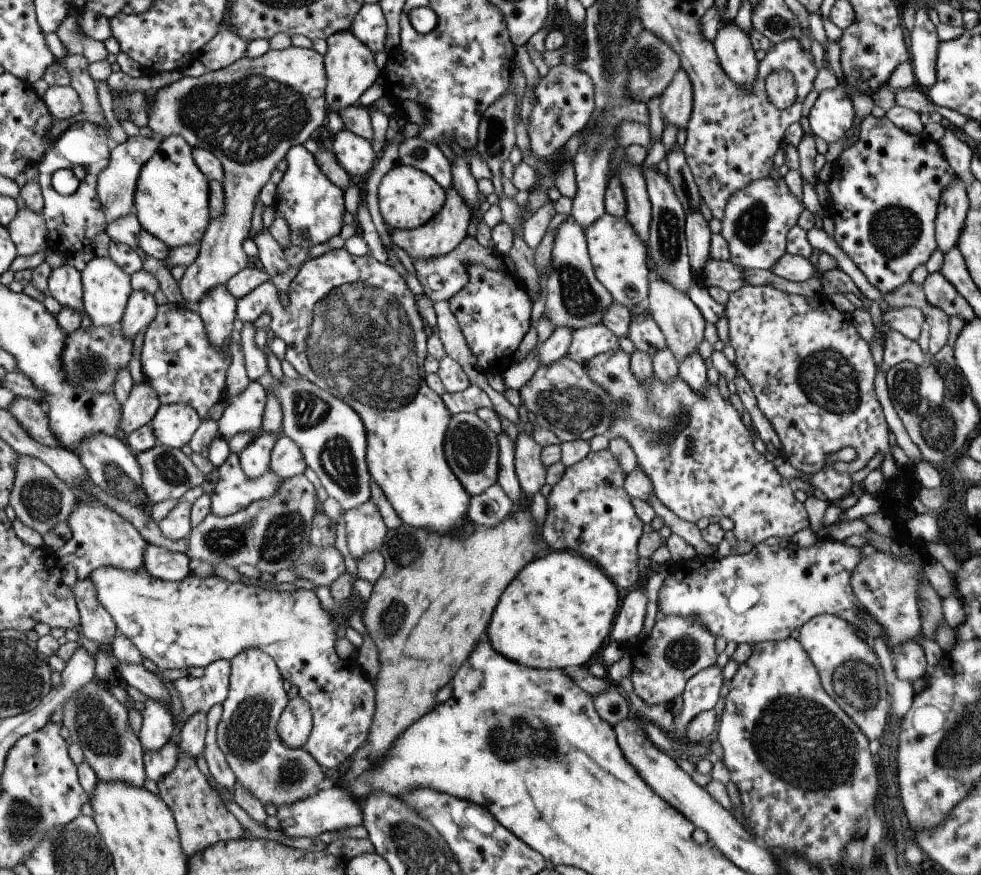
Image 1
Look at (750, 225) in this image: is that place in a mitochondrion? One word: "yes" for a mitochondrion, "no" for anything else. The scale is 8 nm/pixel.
yes

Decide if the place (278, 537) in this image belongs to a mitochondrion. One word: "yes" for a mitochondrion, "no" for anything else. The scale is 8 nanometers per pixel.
yes

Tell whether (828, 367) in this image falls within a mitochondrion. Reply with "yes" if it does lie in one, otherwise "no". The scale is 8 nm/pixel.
yes

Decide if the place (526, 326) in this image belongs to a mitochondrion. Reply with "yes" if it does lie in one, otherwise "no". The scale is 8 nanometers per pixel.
no

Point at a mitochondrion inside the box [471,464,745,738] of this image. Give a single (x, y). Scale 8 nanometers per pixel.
(681, 653)

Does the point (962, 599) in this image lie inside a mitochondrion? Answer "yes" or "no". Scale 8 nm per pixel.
no

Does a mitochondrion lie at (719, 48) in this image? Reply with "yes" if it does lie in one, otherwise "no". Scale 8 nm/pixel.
no

